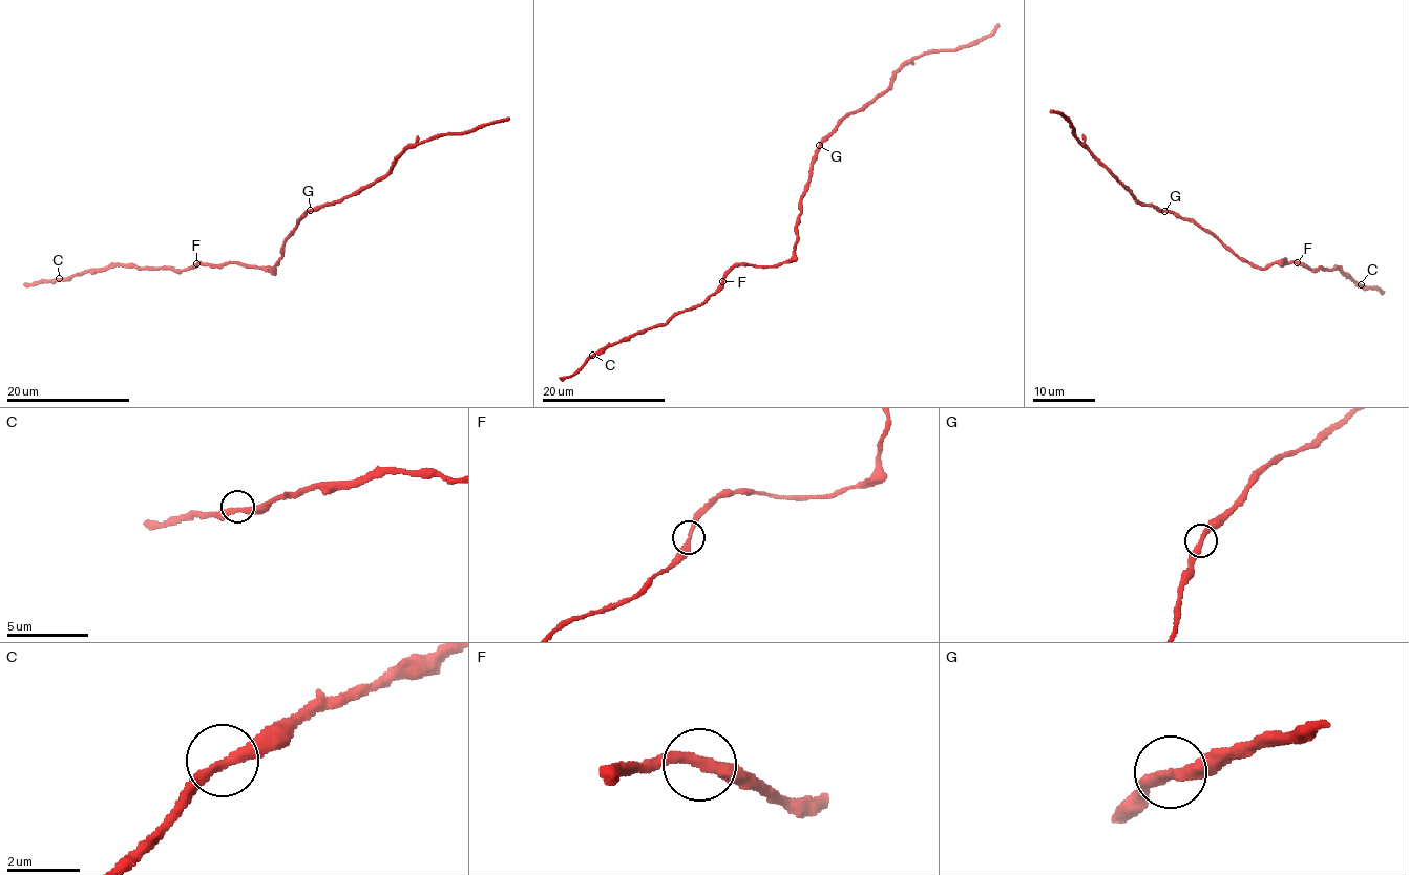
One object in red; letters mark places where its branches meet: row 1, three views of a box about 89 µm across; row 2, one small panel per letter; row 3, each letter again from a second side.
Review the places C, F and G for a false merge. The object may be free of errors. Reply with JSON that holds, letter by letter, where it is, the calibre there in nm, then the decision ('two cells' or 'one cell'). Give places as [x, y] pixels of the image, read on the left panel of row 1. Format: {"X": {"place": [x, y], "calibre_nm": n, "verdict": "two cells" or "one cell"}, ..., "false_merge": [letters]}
{"C": {"place": [59, 278], "calibre_nm": 320, "verdict": "one cell"}, "F": {"place": [196, 263], "calibre_nm": 320, "verdict": "one cell"}, "G": {"place": [310, 210], "calibre_nm": 320, "verdict": "one cell"}, "false_merge": []}

